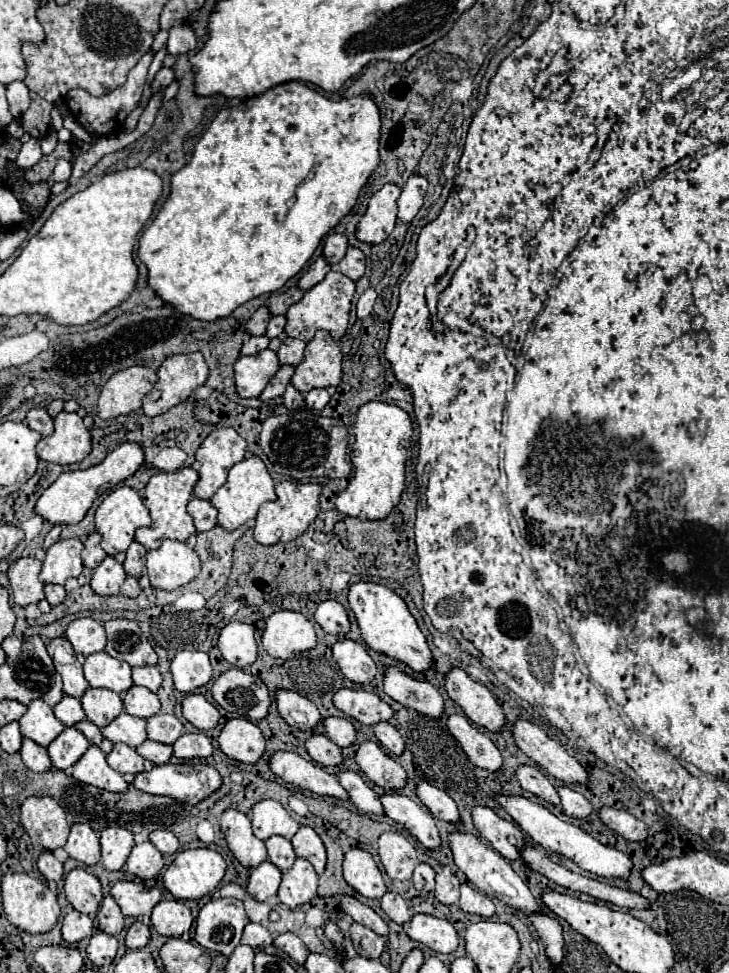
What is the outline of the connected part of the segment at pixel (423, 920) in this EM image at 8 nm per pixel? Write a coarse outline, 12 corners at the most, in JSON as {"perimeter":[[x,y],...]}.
{"perimeter":[[416,913],[406,927],[410,939],[436,953],[454,953],[452,923]]}

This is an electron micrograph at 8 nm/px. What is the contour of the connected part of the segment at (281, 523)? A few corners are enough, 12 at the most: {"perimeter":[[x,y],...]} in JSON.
{"perimeter":[[282,481],[262,503],[254,539],[292,541],[318,515],[320,483]]}

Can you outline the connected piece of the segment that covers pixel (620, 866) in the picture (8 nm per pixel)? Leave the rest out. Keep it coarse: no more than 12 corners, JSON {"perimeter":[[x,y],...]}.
{"perimeter":[[496,795],[544,849],[628,879],[632,859],[522,795]]}

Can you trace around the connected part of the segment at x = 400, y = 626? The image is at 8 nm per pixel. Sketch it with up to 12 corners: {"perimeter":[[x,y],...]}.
{"perimeter":[[358,581],[348,603],[370,649],[430,667],[432,653],[406,601]]}

